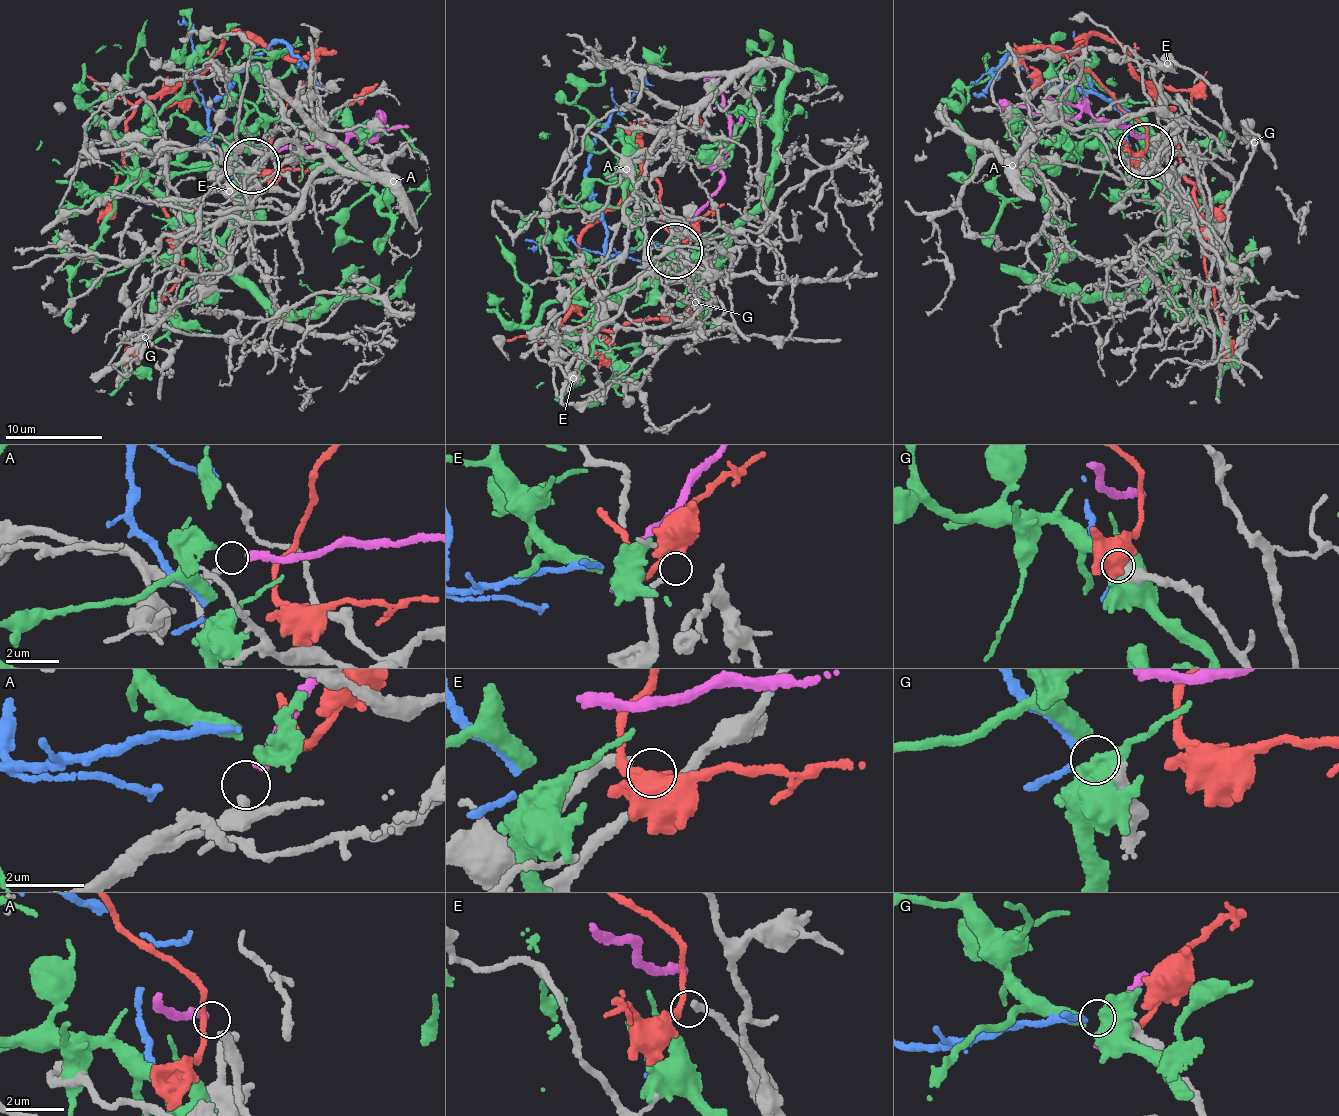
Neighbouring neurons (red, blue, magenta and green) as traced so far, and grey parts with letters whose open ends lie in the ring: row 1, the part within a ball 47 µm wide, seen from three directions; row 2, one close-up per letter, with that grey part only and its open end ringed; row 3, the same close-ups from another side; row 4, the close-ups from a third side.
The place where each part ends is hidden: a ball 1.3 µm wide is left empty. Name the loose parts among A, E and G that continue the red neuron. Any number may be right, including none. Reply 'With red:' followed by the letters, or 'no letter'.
With red: no letter

